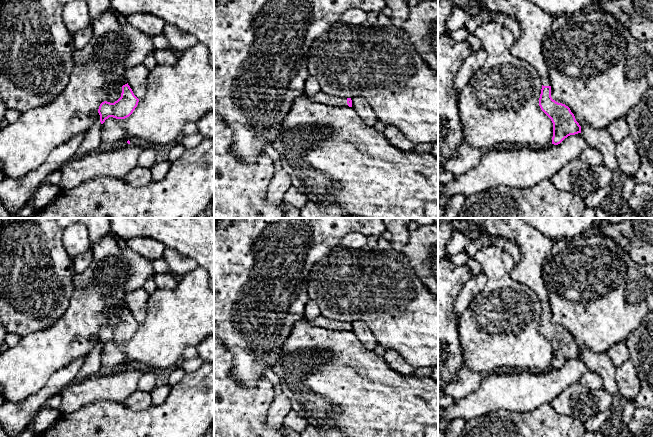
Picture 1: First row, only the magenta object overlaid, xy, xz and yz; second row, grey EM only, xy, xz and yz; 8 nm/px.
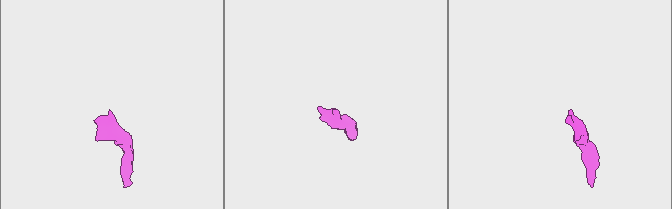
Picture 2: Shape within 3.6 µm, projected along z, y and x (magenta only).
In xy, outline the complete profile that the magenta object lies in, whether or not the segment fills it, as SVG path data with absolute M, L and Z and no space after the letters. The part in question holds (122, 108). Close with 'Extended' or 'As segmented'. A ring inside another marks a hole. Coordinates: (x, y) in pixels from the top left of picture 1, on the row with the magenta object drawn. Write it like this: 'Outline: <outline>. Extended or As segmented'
Outline: M110 74L107 90L110 93L120 93L121 97L114 103L104 101L100 104L98 113L101 124L109 117L116 119L129 117L137 107L139 99L134 95L128 83L124 85L116 76Z. Extended

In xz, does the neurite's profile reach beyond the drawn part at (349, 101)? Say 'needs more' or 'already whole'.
needs more

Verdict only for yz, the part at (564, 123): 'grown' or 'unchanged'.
grown

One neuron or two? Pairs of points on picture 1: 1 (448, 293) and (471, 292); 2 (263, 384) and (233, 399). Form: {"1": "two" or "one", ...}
{"1": "two", "2": "one"}

